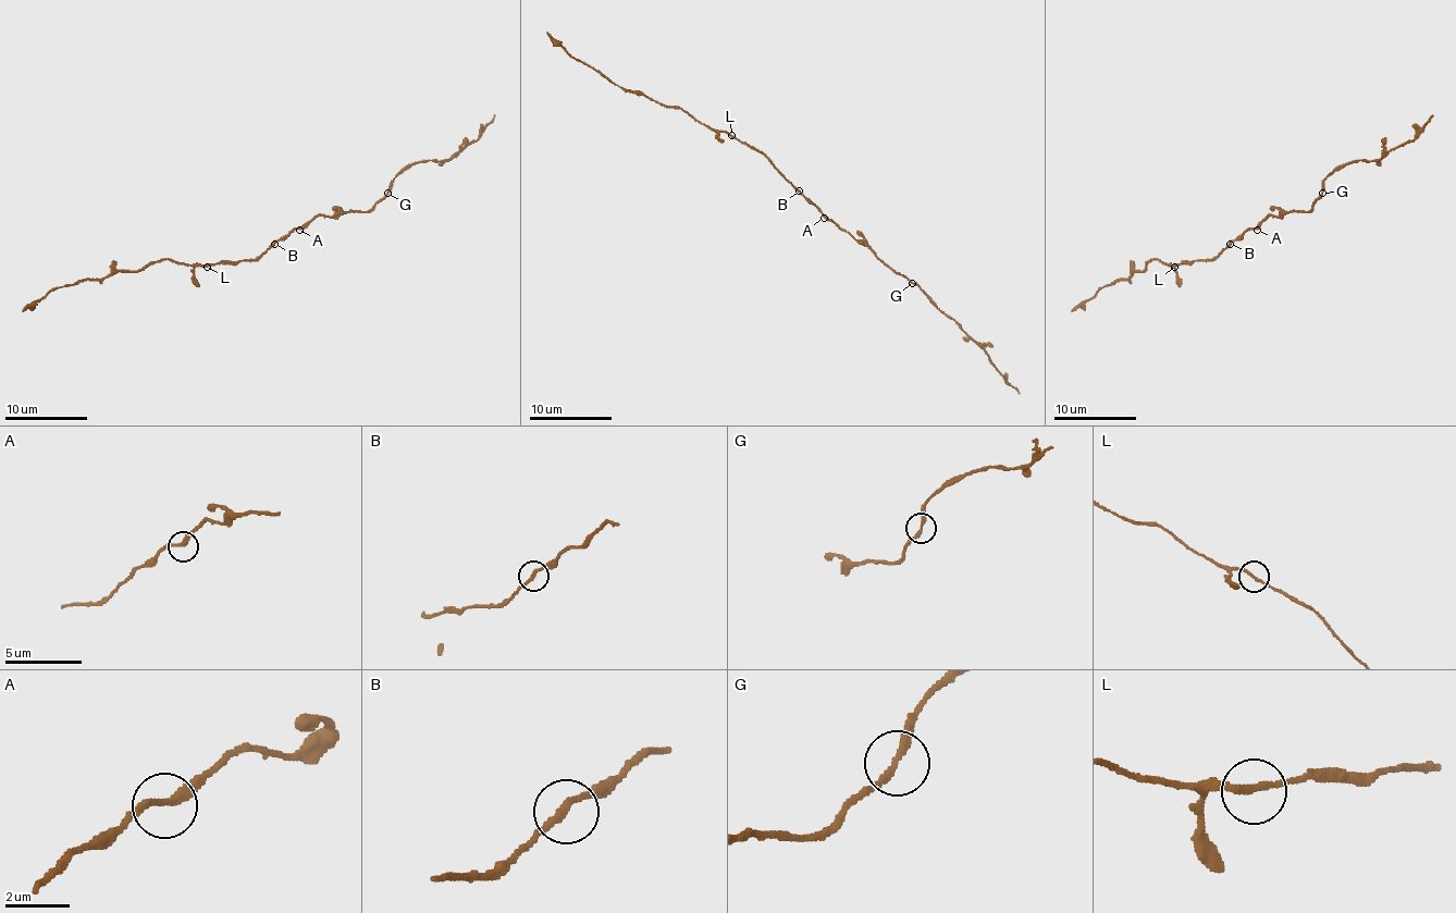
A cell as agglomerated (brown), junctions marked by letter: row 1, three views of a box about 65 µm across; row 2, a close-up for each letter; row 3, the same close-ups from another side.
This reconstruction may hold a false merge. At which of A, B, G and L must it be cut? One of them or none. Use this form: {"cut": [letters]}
{"cut": []}

